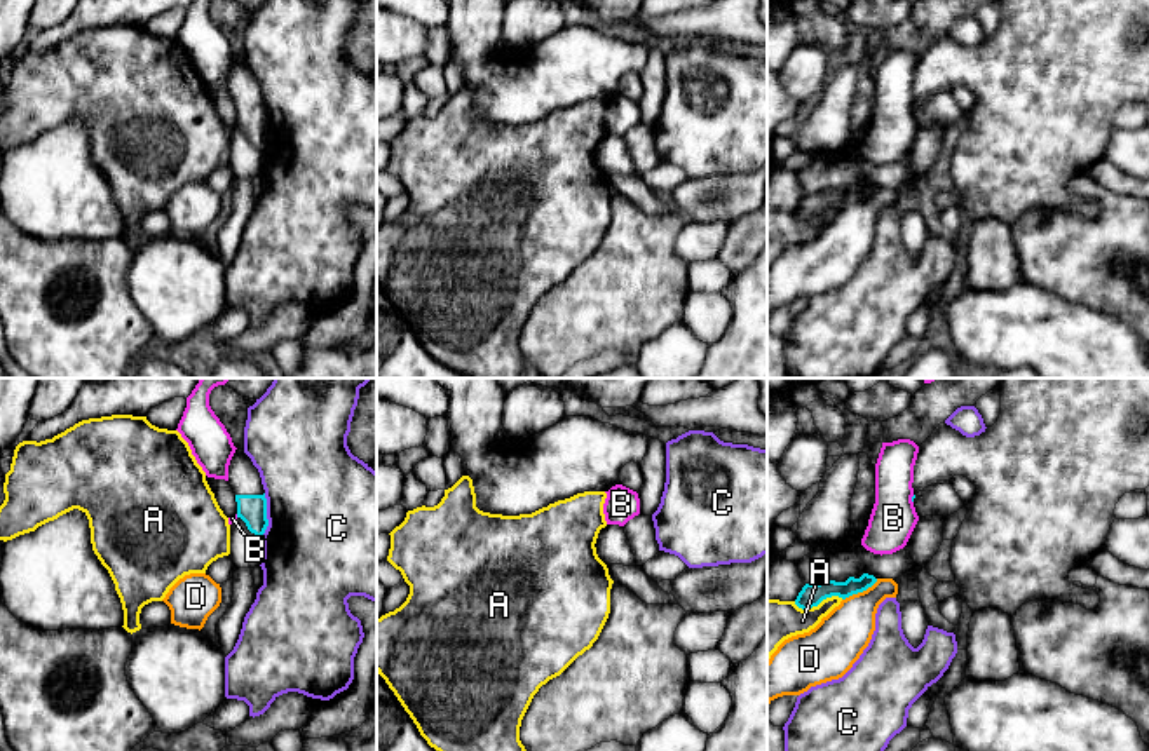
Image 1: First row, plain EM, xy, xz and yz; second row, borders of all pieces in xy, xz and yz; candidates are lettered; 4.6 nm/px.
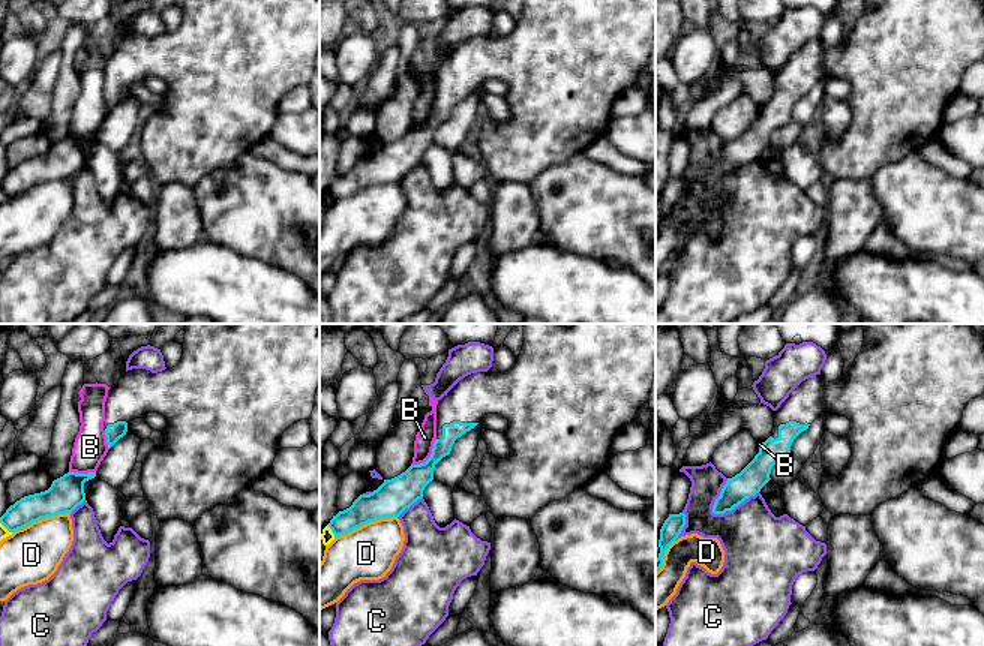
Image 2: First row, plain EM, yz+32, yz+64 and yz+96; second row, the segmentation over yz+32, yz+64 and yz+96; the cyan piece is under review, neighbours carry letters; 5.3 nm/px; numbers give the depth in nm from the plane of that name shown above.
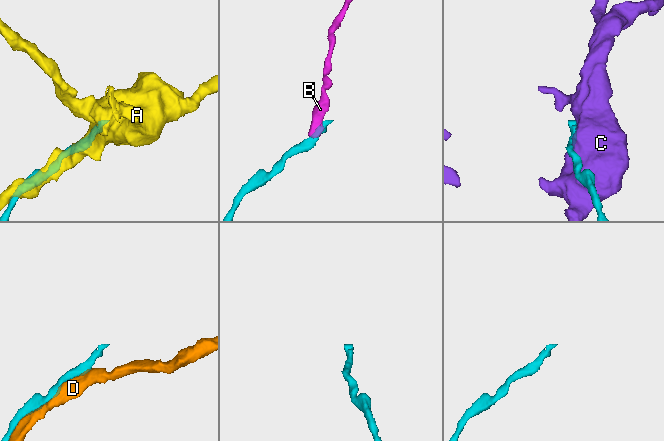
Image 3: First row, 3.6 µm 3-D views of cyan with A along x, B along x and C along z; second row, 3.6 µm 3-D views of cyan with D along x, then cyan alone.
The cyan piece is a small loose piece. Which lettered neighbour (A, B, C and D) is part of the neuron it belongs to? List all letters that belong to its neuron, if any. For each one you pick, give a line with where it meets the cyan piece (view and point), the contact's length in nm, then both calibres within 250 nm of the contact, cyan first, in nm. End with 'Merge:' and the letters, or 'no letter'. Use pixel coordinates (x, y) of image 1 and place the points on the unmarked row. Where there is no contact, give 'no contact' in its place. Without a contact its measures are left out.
Merge: no letter

